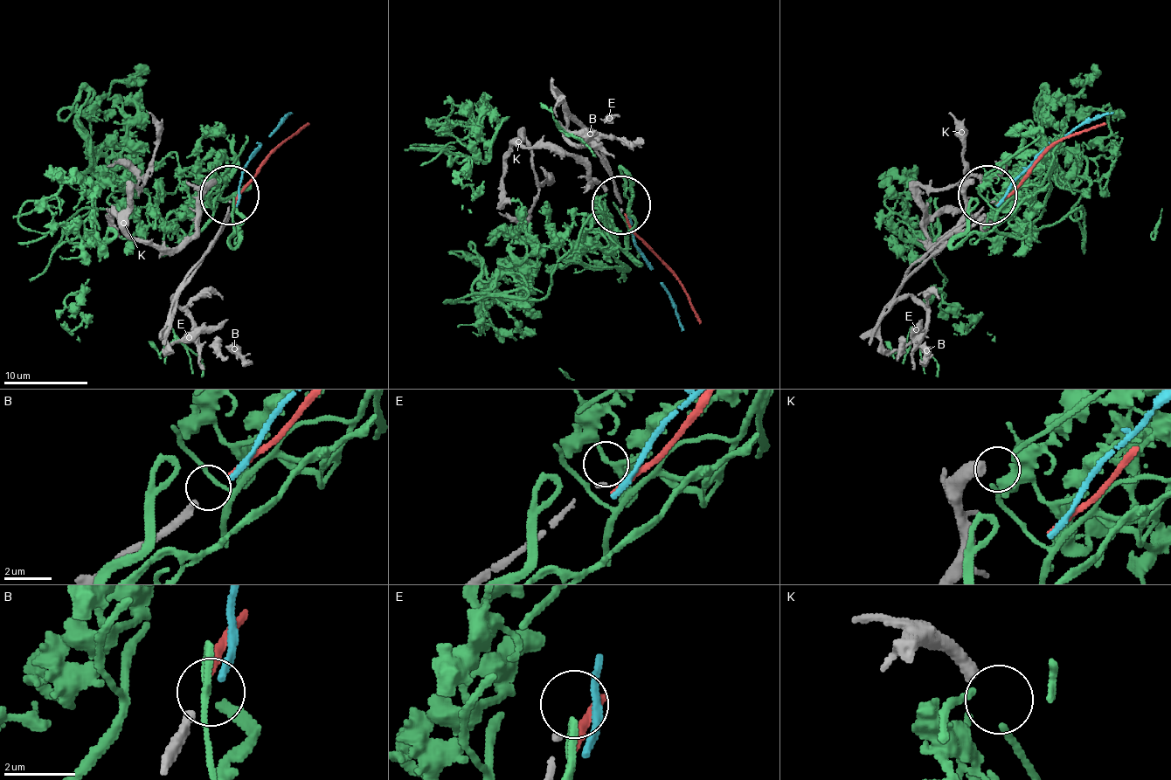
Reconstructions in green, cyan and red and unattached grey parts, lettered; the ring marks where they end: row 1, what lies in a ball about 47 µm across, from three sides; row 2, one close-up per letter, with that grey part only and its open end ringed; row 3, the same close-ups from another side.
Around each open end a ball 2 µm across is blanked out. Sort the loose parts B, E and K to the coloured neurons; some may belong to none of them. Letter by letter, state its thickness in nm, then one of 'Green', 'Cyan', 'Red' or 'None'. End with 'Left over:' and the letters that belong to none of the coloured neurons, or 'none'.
B: Thickness 280 nm. Red
E: Thickness 150 nm. None
K: Thickness 480 nm. None
Left over: E, K

